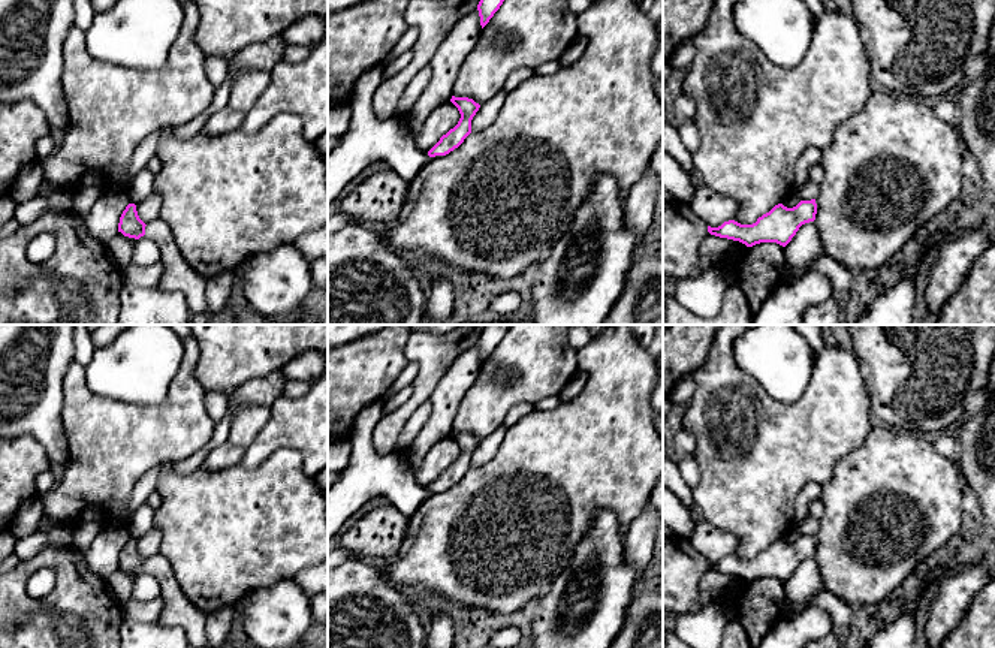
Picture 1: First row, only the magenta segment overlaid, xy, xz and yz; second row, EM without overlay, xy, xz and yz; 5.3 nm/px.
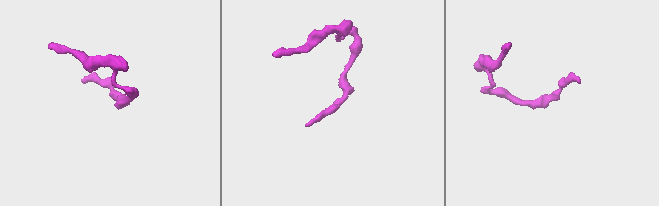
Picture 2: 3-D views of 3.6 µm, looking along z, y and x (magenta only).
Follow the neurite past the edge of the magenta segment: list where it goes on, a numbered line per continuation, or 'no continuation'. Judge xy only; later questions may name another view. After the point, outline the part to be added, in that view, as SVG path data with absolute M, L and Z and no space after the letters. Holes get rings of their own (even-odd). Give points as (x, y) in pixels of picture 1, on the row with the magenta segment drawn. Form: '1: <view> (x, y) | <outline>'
1: xy (178, 276) | M162 220L151 221L145 226L145 236L153 239L160 248L163 274L156 287L168 292L181 292L192 314L205 313L206 278L183 259L171 227Z

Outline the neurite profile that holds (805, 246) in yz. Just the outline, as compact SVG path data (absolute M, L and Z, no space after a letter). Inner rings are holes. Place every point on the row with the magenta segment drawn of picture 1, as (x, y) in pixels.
M814 221L802 224L792 241L784 247L787 265L799 269L802 274L808 272L809 265L824 254Z

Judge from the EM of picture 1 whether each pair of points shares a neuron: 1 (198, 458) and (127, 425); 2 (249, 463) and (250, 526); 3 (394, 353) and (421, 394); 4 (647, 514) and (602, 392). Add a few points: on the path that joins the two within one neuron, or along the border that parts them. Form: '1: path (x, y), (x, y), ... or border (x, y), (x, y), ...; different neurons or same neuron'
1: border (214, 428), (210, 439), (201, 448), (172, 464); different neurons
2: border (279, 449), (256, 467), (244, 469), (240, 464); different neurons
3: border (406, 340), (406, 358), (409, 361); different neurons
4: border (647, 505), (633, 520), (624, 536); different neurons

